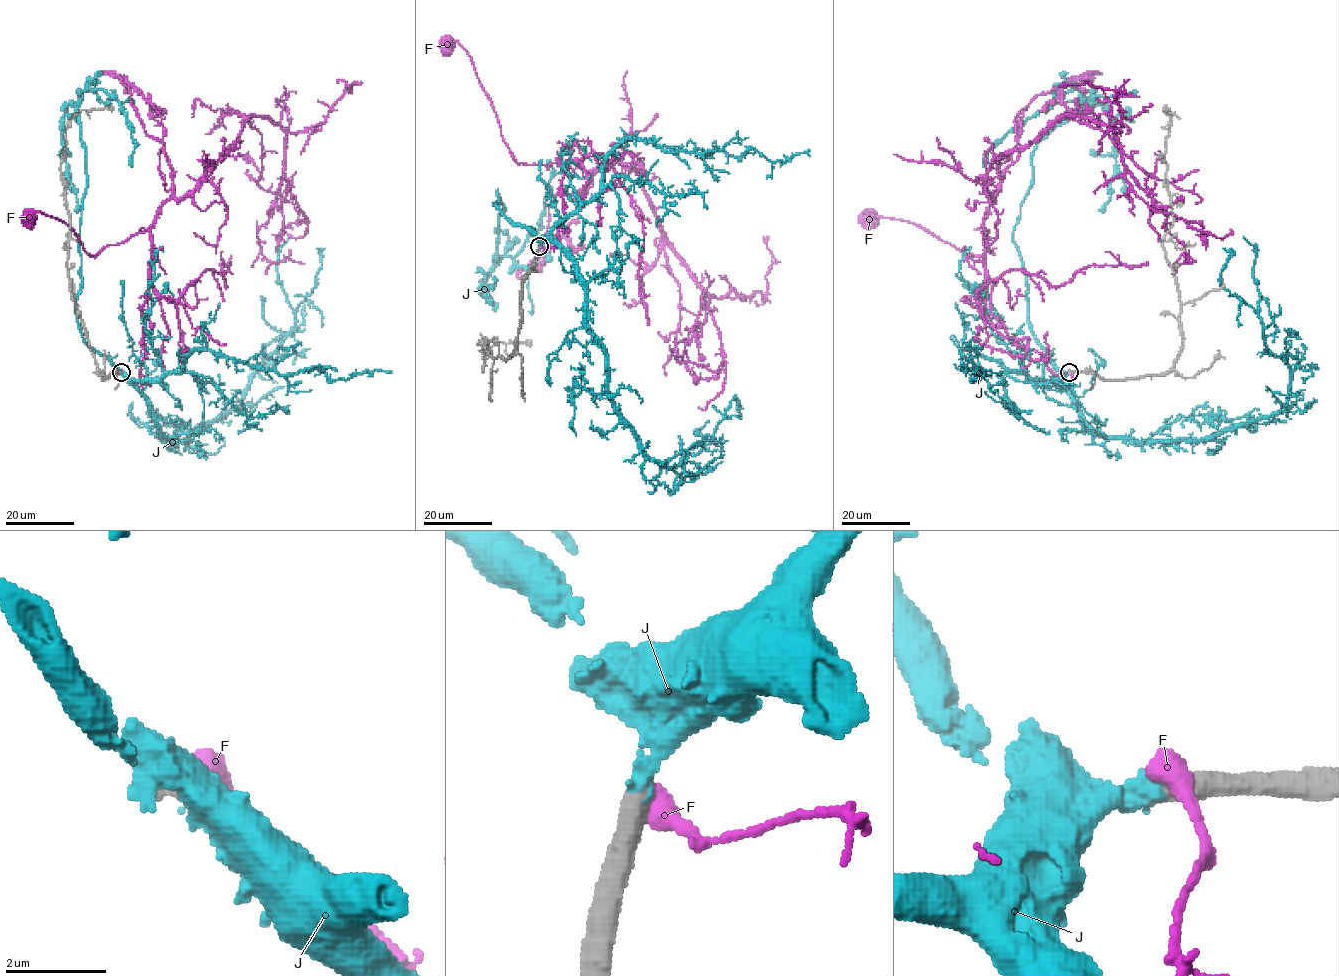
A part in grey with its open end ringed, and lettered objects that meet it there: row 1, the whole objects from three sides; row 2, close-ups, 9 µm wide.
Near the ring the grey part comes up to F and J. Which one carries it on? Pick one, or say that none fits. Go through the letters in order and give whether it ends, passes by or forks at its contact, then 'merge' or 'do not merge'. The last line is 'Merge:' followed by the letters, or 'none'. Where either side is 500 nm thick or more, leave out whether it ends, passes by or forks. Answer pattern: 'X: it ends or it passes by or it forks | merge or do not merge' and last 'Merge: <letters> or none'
F: do not merge
J: it ends | merge
Merge: J

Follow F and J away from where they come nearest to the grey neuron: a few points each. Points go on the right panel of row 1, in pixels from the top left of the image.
F: (1070, 372), (1067, 386), (992, 314), (989, 231), (986, 251), (969, 255), (910, 222), (864, 211), (867, 219)
J: (1069, 372), (1100, 434), (1214, 437), (1275, 414), (1289, 367), (1221, 285), (1223, 247)

